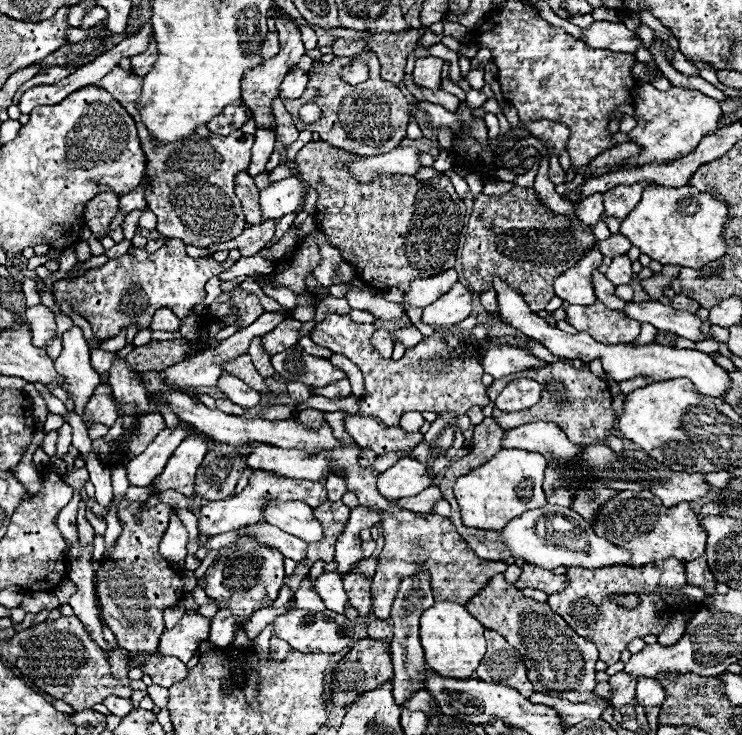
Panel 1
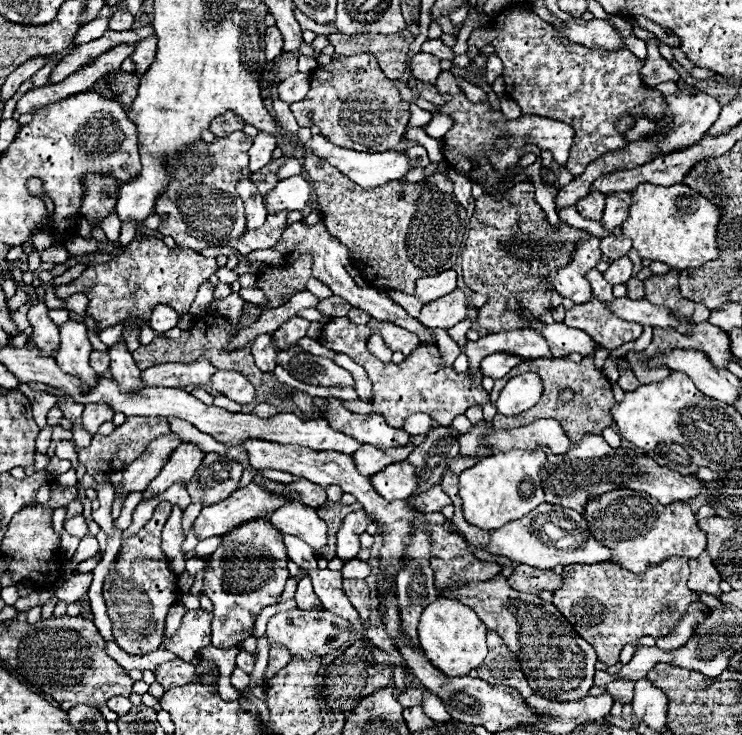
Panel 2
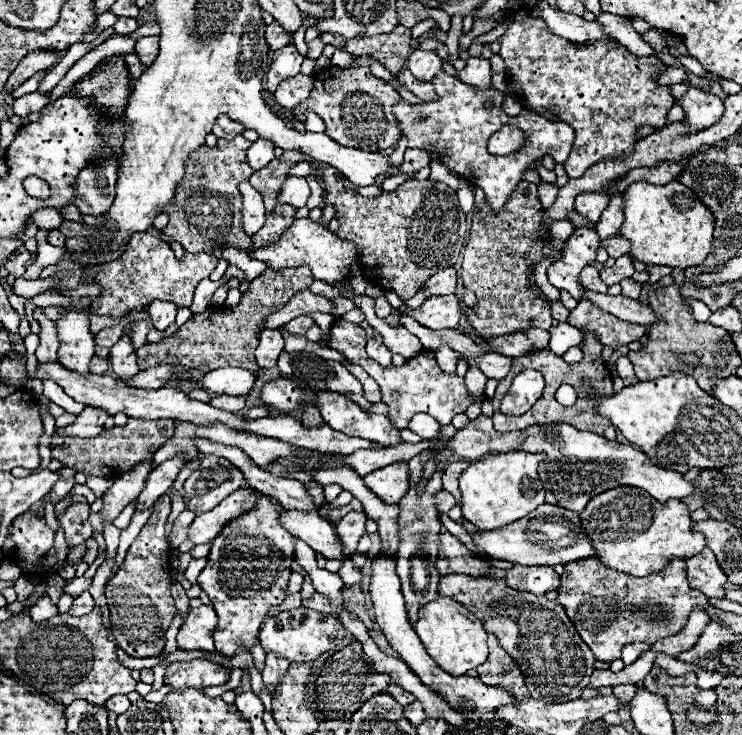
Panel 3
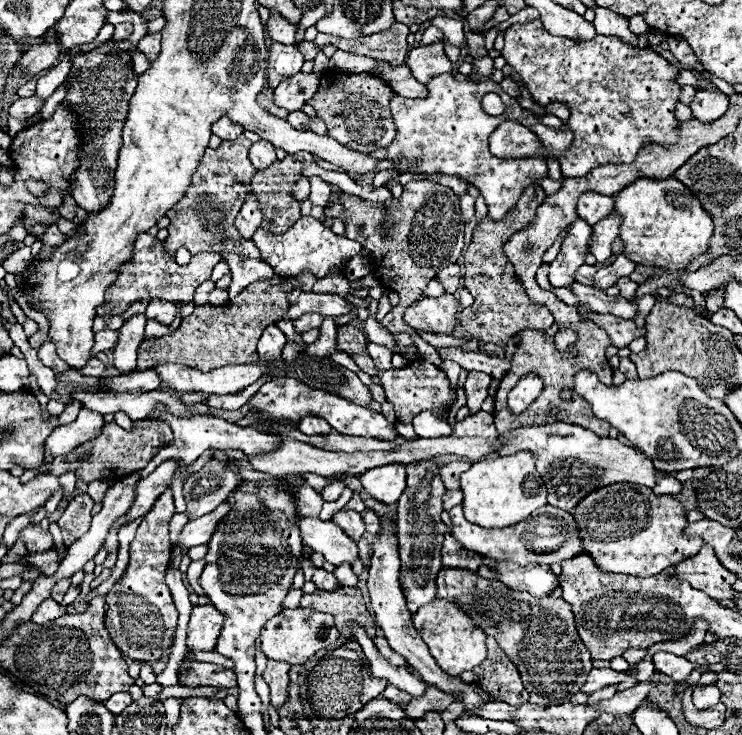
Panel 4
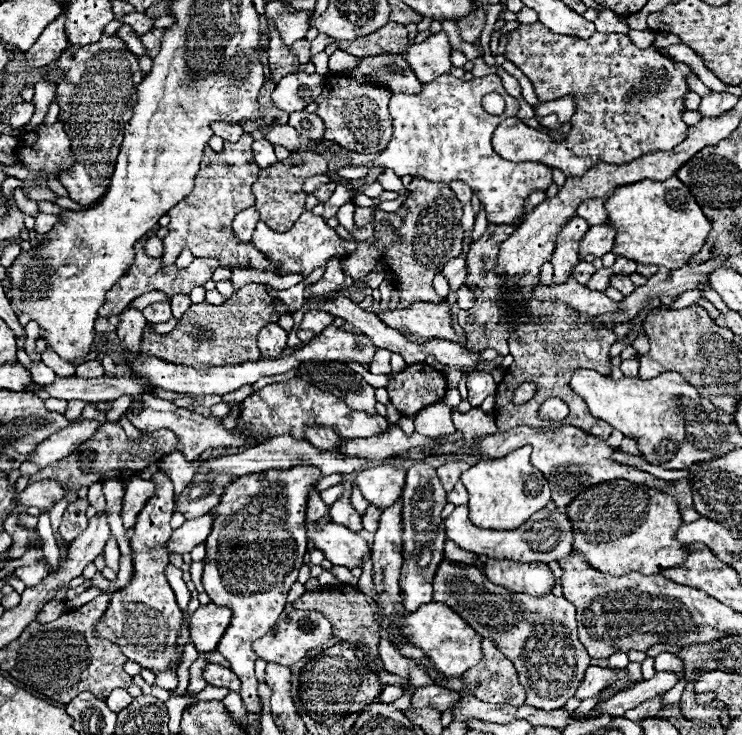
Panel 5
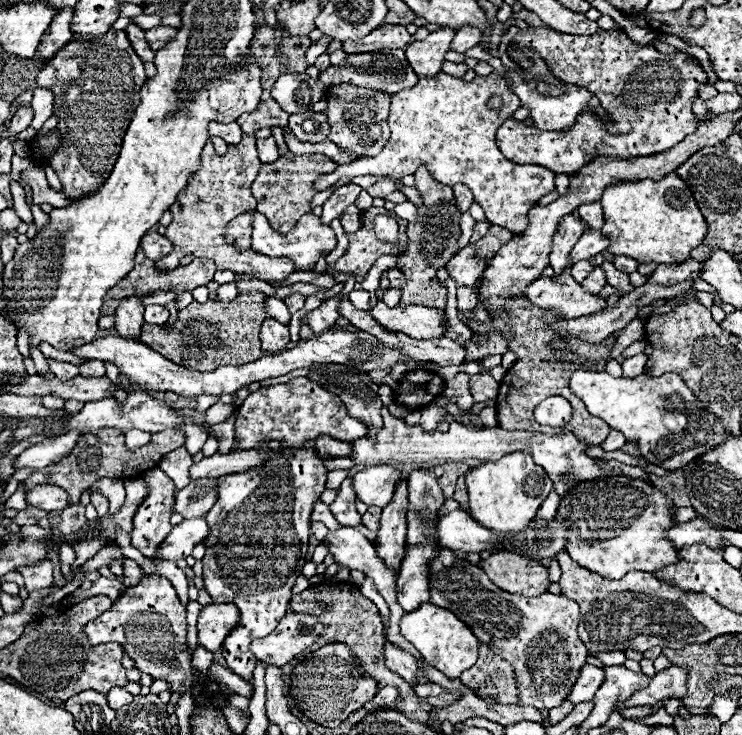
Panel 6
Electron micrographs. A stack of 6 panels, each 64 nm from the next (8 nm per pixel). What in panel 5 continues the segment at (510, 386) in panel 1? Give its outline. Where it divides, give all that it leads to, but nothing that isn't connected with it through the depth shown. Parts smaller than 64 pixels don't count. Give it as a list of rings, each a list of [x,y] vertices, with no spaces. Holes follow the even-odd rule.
[[[522,382],[516,390],[514,390],[514,398],[512,398],[512,404],[516,404],[516,406],[520,406],[520,404],[524,404],[524,402],[528,402],[532,396],[536,394],[536,384],[534,382]]]

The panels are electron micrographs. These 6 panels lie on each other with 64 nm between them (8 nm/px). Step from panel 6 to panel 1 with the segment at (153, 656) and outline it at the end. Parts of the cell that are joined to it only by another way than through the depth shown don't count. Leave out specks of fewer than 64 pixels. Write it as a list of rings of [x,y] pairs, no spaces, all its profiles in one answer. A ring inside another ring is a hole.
[[[122,498],[118,502],[122,534],[108,556],[102,556],[96,568],[96,596],[100,602],[100,616],[114,632],[118,646],[132,654],[156,652],[160,632],[164,632],[164,608],[184,598],[182,576],[158,552],[172,512],[174,510],[162,502],[150,510],[140,510],[140,502],[128,502]]]

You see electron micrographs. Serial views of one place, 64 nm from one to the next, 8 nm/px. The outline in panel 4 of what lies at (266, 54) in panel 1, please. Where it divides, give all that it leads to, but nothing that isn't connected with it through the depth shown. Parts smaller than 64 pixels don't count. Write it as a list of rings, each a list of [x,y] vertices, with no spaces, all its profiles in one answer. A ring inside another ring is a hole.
[[[270,12],[270,20],[268,20],[268,34],[272,42],[278,44],[294,44],[294,36],[296,36],[296,28],[288,24],[282,16],[278,16],[276,12]]]

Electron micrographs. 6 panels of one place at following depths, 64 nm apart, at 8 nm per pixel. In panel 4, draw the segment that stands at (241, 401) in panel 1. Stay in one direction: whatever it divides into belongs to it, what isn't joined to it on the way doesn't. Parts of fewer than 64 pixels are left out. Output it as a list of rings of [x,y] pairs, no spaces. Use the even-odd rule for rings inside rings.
[[[160,364],[154,366],[154,370],[162,376],[162,382],[166,388],[174,392],[206,392],[206,394],[238,394],[244,388],[248,388],[252,382],[256,382],[266,370],[266,364],[230,364],[216,368],[212,372],[200,372],[182,364]]]

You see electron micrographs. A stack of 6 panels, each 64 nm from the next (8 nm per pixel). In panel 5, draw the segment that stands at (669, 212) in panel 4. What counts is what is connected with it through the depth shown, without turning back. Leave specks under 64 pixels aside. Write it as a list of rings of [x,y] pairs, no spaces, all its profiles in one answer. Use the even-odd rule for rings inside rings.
[[[676,176],[664,182],[640,180],[636,184],[626,184],[608,196],[606,210],[610,210],[610,224],[618,230],[612,252],[638,264],[682,268],[692,254],[702,250],[708,232],[712,230],[710,220]]]

